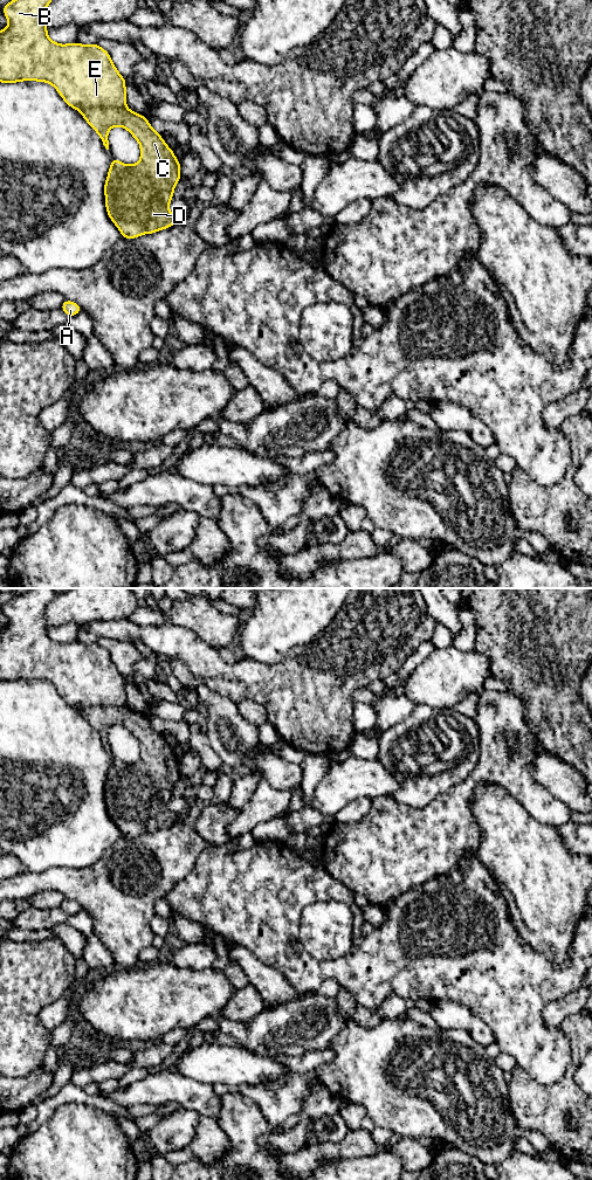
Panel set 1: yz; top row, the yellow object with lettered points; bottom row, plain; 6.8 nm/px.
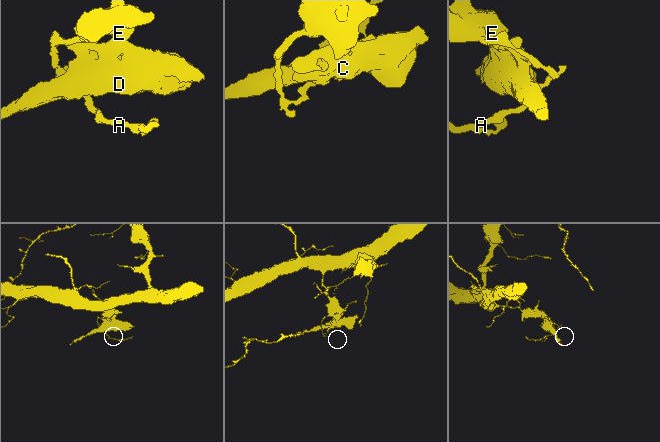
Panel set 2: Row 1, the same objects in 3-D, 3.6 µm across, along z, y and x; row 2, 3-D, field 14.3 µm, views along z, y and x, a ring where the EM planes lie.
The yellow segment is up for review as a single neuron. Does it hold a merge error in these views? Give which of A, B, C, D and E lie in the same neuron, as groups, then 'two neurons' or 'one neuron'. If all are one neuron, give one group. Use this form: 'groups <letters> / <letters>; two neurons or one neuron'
groups A B E / C D; two neurons

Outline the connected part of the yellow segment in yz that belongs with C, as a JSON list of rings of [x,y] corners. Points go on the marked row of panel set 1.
[[[94,108],[82,112],[83,118],[94,129],[103,145],[109,150],[108,133],[113,126],[123,126],[140,145],[140,160],[135,165],[126,165],[111,158],[111,166],[104,184],[105,207],[110,220],[126,240],[143,234],[153,234],[175,225],[174,215],[168,211],[173,199],[173,191],[181,178],[180,161],[173,150],[156,132],[150,122],[140,113],[124,108]]]

